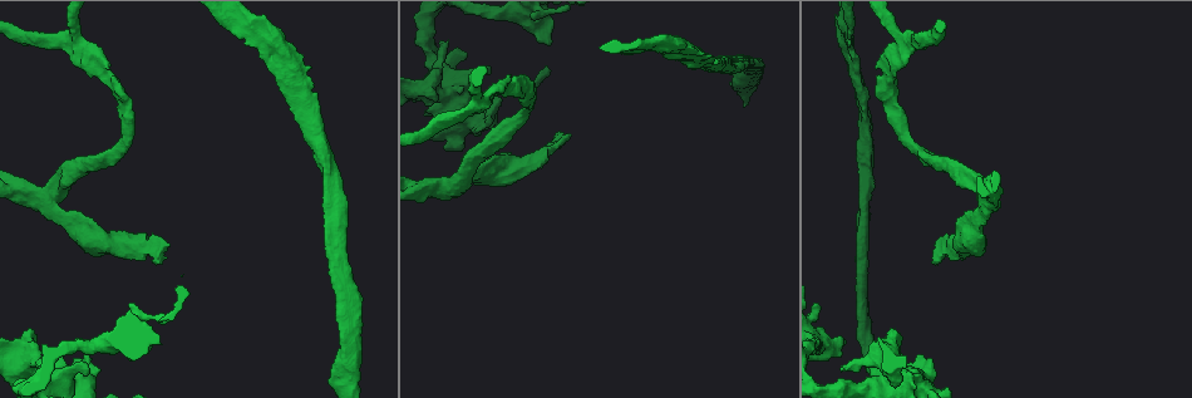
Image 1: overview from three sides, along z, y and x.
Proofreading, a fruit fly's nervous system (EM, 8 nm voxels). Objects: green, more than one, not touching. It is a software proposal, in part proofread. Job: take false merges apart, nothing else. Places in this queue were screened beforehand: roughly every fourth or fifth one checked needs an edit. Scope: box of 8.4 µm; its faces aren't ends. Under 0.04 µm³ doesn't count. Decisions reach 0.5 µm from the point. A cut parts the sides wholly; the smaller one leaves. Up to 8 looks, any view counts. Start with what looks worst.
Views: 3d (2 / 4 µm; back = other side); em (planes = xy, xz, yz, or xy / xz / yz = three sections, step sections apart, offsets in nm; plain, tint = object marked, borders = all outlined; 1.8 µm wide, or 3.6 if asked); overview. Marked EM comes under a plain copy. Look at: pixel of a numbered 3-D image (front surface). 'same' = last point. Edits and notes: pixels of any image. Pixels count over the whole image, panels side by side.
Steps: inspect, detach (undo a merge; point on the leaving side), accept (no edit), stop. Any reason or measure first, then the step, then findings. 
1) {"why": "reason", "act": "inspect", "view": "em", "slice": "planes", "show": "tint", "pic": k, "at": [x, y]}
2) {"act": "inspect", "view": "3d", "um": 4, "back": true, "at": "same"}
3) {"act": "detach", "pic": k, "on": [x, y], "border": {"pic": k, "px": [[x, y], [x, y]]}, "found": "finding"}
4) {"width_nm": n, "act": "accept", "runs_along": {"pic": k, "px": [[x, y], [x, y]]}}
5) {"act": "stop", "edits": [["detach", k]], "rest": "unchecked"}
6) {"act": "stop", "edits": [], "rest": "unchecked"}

{"why": "arms run side by side", "act": "inspect", "view": "3d", "um": 2, "back": true, "pic": 1, "at": [671, 45]}

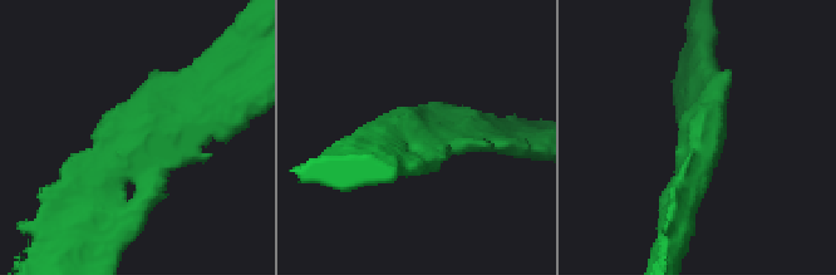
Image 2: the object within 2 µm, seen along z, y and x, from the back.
{"act": "inspect", "view": "em", "slice": "planes", "show": "tint", "pic": 2, "at": [695, 152]}

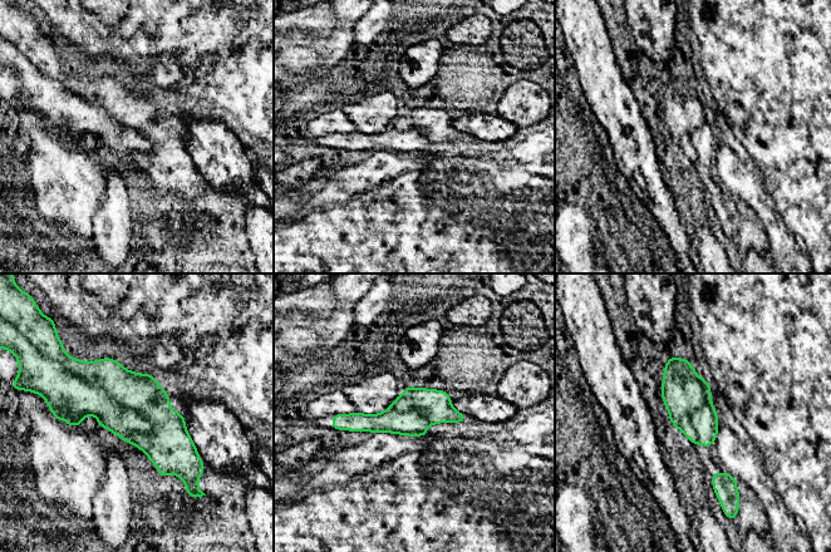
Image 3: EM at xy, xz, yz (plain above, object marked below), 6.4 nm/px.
{"act": "detach", "pic": 3, "on": [141, 393], "border": {"pic": 3, "px": [[63, 363], [138, 412], [151, 432]]}, "found": "two neurons meet here"}

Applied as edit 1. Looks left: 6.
{"why": "thick turns thin", "act": "inspect", "view": "em", "um": 3.6, "slice": "yz", "step": 4, "show": "borders", "pic": 1, "at": [438, 91]}

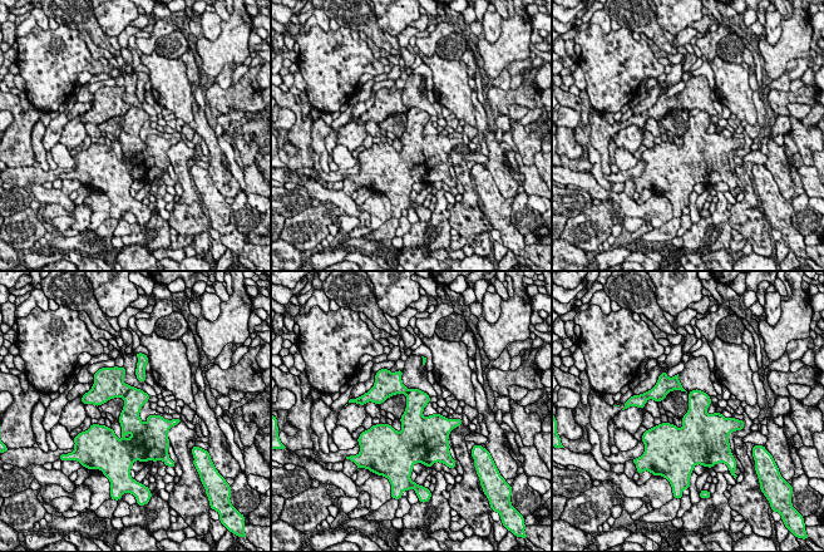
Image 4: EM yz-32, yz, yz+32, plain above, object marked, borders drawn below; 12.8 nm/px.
{"act": "detach", "pic": 4, "on": [110, 384], "border": {"pic": 4, "px": [[133, 388], [123, 397]]}, "found": "a second neuron is stuck on"}

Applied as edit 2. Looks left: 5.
{"why": "three arms meet", "act": "inspect", "view": "em", "slice": "planes", "show": "tint", "pic": 1, "at": [450, 188]}

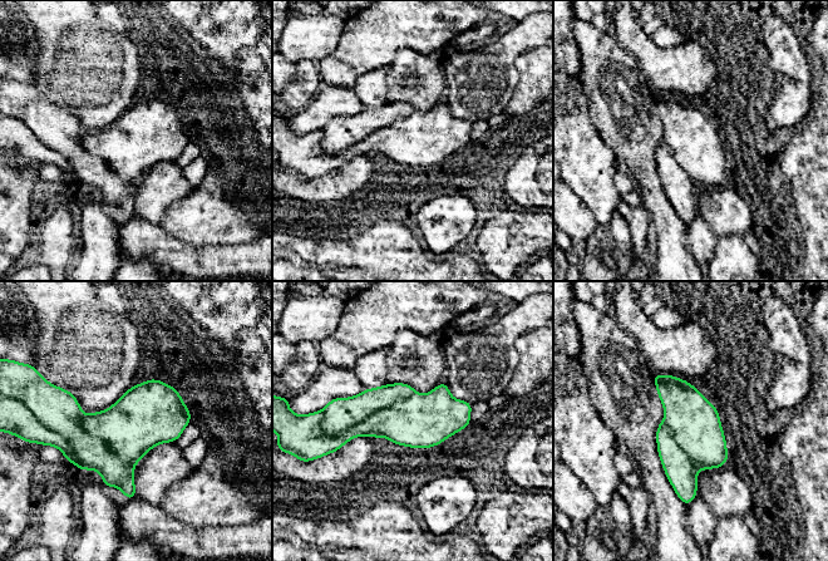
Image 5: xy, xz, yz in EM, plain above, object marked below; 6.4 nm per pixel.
{"width_nm": 360, "act": "detach", "pic": 5, "on": [340, 414], "part_leaving": {"pic": 5, "px": [[63, 393], [70, 429], [132, 495]]}, "found": "two neurons meet here"}

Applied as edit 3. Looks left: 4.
{"act": "stop", "edits": [["detach", 3], ["detach", 4], ["detach", 5]], "rest": "unchecked"}

